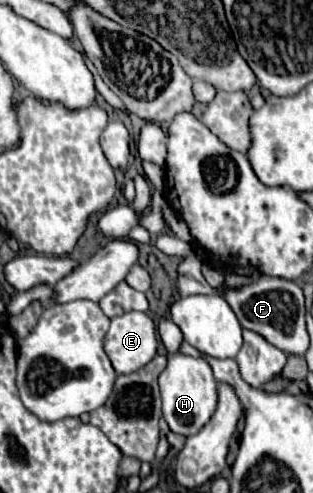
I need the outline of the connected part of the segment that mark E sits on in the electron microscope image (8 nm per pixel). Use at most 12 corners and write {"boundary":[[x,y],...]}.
{"boundary":[[145,312],[111,318],[103,348],[117,374],[157,354]]}

